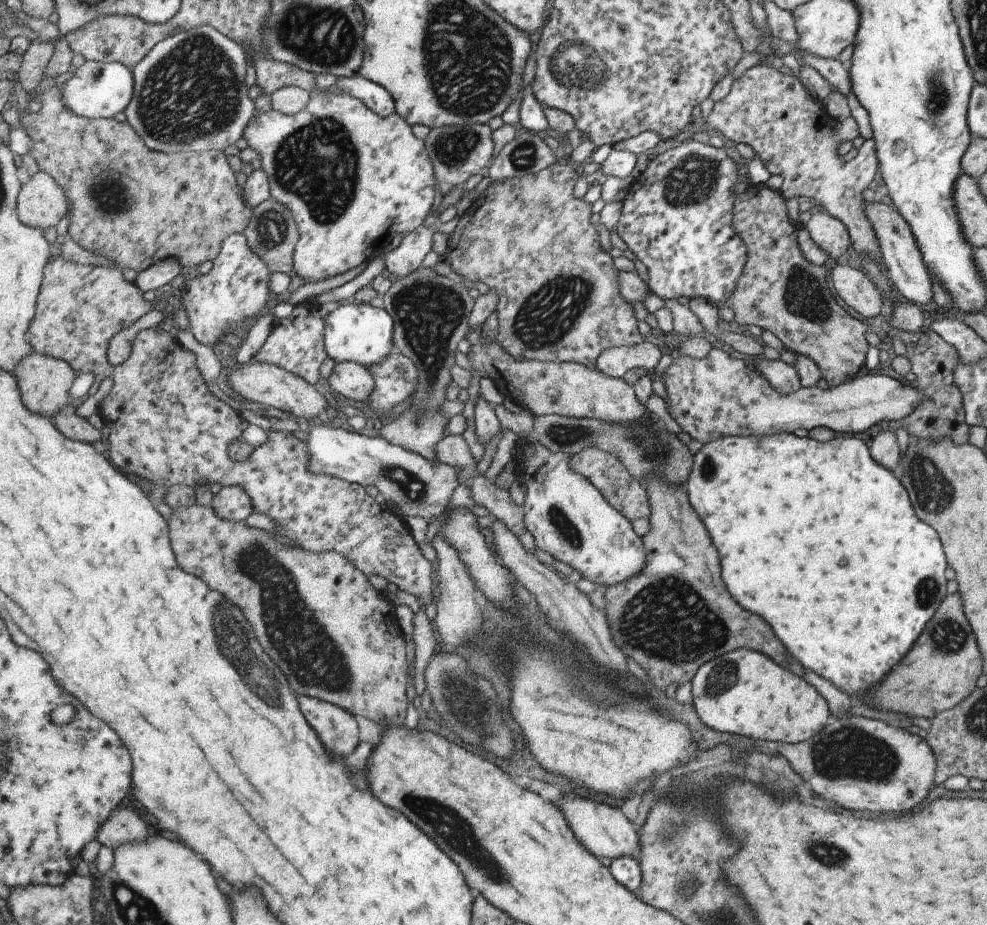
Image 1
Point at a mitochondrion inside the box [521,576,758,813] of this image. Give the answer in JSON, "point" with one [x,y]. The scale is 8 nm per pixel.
{"point":[720,681]}

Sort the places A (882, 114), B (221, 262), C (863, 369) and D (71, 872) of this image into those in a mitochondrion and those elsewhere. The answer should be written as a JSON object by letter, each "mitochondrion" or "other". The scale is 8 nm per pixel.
{"A":"other","B":"other","C":"other","D":"other"}

